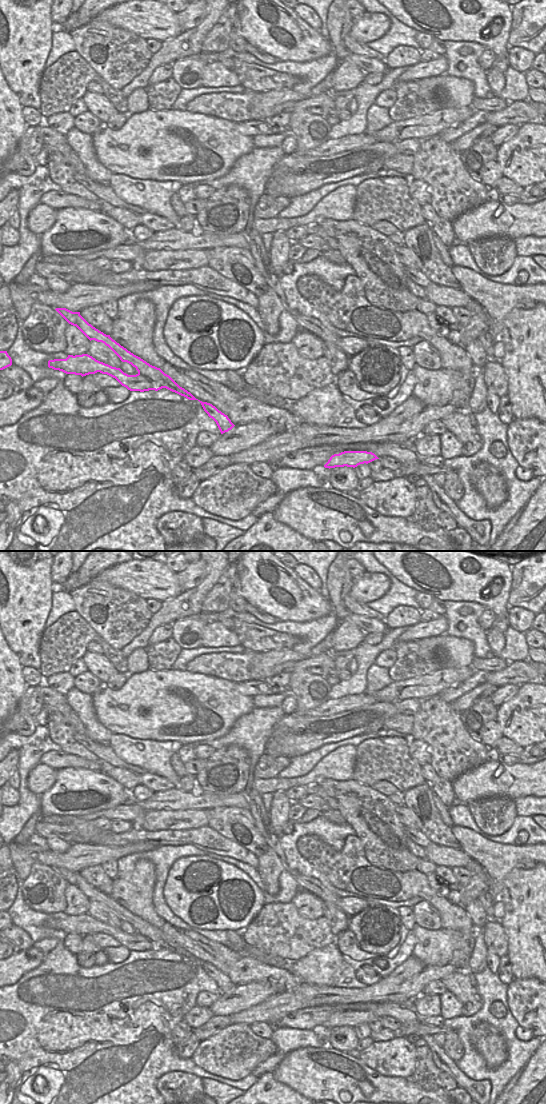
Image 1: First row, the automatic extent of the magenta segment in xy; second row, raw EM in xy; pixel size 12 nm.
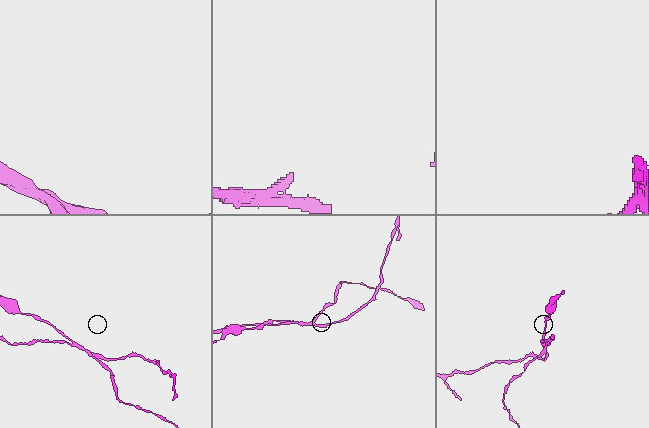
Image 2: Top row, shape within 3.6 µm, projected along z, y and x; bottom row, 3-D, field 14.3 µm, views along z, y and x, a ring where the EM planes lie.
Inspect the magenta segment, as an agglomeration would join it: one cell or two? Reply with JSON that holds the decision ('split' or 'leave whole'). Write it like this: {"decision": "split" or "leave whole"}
{"decision": "split"}

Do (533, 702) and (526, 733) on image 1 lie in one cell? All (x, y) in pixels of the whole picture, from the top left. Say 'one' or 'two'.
one

